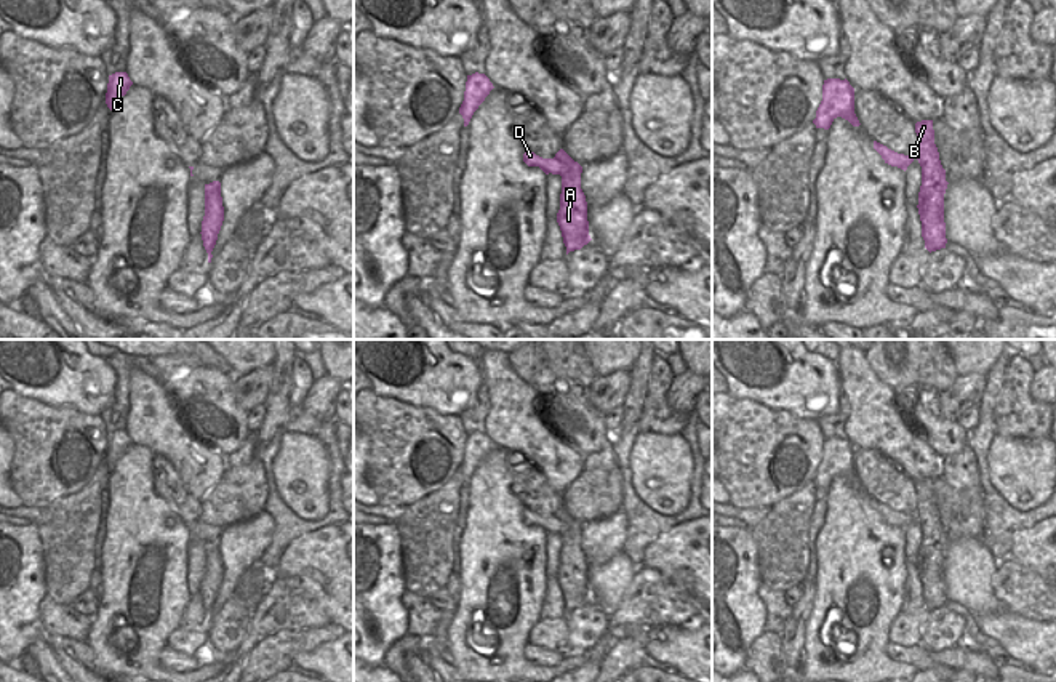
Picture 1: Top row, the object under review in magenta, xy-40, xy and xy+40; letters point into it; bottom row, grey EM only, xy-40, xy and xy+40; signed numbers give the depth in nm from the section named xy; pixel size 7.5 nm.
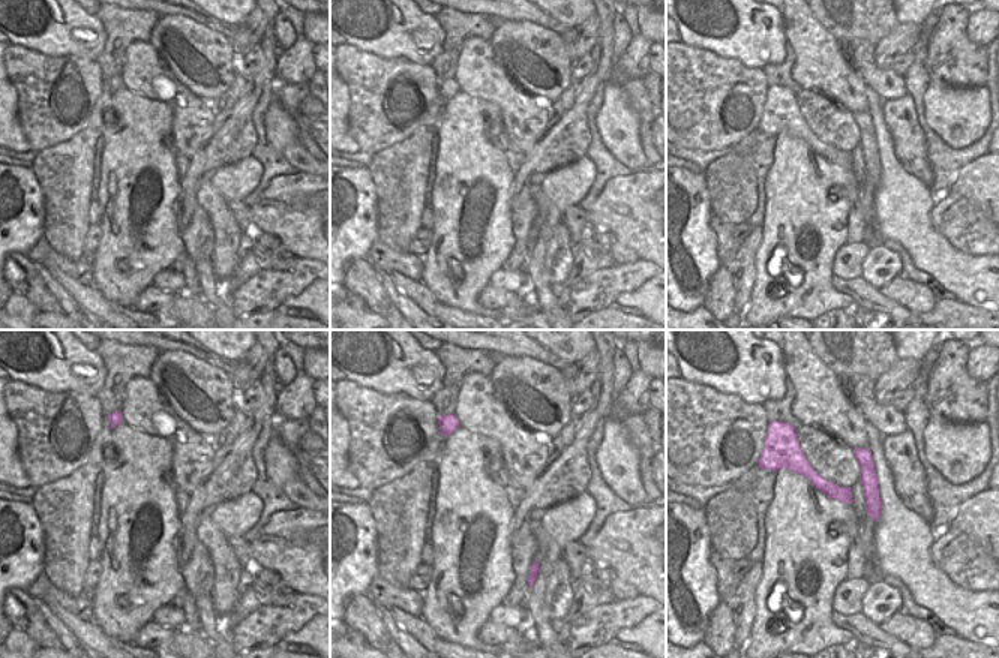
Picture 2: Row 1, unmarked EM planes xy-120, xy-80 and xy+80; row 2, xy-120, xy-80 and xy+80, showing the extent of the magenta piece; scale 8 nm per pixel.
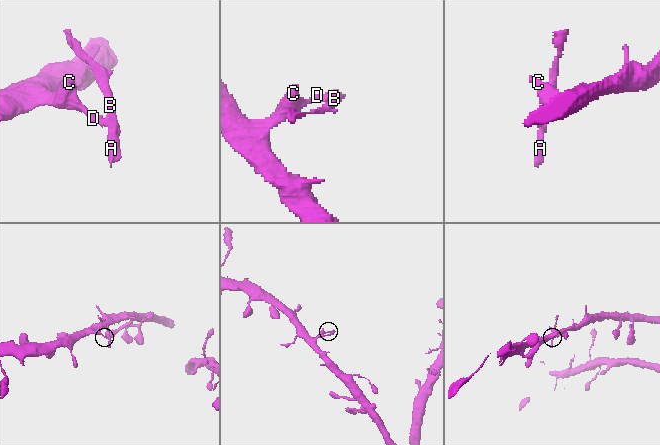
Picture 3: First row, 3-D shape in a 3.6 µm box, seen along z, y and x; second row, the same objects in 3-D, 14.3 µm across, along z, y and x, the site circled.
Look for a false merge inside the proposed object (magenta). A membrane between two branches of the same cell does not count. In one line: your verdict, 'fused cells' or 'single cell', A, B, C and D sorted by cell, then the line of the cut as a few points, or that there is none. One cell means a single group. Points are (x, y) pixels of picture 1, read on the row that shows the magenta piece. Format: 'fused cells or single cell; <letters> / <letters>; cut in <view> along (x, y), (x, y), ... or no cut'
fused cells; A B / C D; cut in xy along (554, 157), (562, 165), (560, 173)

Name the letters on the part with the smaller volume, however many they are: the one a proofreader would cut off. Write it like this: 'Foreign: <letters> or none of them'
Foreign: A, B

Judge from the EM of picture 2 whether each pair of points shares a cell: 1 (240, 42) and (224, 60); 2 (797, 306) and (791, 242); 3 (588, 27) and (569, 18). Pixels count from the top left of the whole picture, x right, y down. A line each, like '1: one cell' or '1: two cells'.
1: two cells
2: one cell
3: two cells

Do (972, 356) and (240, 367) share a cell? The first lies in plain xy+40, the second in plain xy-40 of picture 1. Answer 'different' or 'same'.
same

